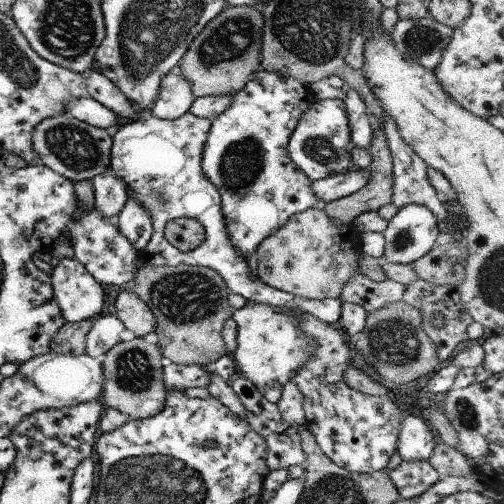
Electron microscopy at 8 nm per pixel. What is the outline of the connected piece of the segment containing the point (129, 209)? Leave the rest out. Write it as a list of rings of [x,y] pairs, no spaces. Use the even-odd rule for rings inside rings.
[[[134,199],[125,202],[122,212],[115,219],[118,230],[140,252],[148,244],[153,233],[151,216]]]

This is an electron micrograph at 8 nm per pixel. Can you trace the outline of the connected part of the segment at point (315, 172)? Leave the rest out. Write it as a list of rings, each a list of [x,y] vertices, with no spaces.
[[[314,99],[300,117],[288,141],[287,149],[294,164],[311,181],[317,181],[330,175],[360,170],[351,155],[353,147],[344,101],[342,99]]]

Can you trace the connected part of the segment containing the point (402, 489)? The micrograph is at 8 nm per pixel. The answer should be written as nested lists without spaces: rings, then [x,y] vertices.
[[[403,460],[388,474],[402,499],[418,496],[440,479],[429,461]]]

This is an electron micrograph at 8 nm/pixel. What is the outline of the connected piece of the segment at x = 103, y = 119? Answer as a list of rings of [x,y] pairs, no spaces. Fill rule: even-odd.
[[[90,96],[82,97],[77,103],[71,103],[67,107],[67,112],[78,120],[109,131],[116,130],[119,124],[115,112]]]

